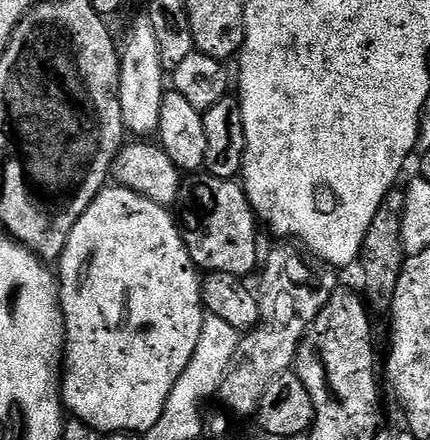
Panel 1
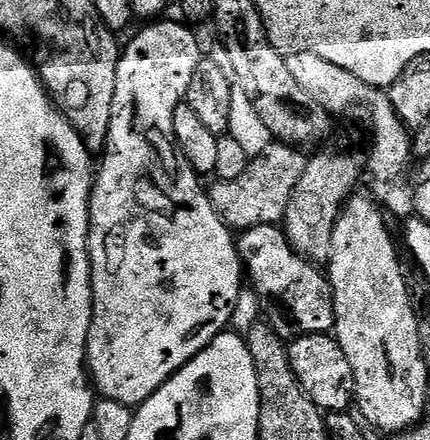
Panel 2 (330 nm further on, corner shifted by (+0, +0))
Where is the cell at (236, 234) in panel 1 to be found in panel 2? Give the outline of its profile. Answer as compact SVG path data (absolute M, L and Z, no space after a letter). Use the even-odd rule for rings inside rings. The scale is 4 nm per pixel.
M267 224L245 228L239 233L238 247L243 271L251 287L261 297L280 300L280 308L288 316L271 317L270 323L281 337L295 338L310 334L328 334L335 329L334 298L327 275L320 272L313 261L303 257L293 248L283 227Z

